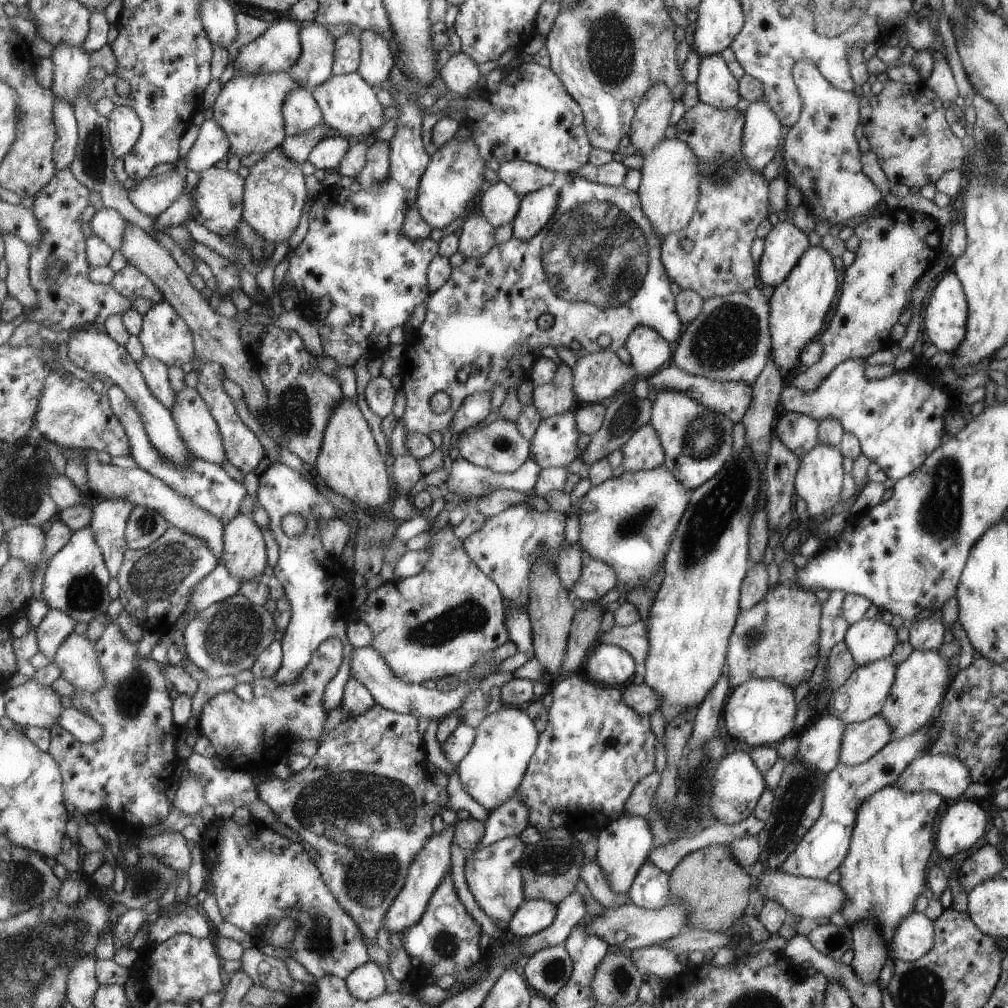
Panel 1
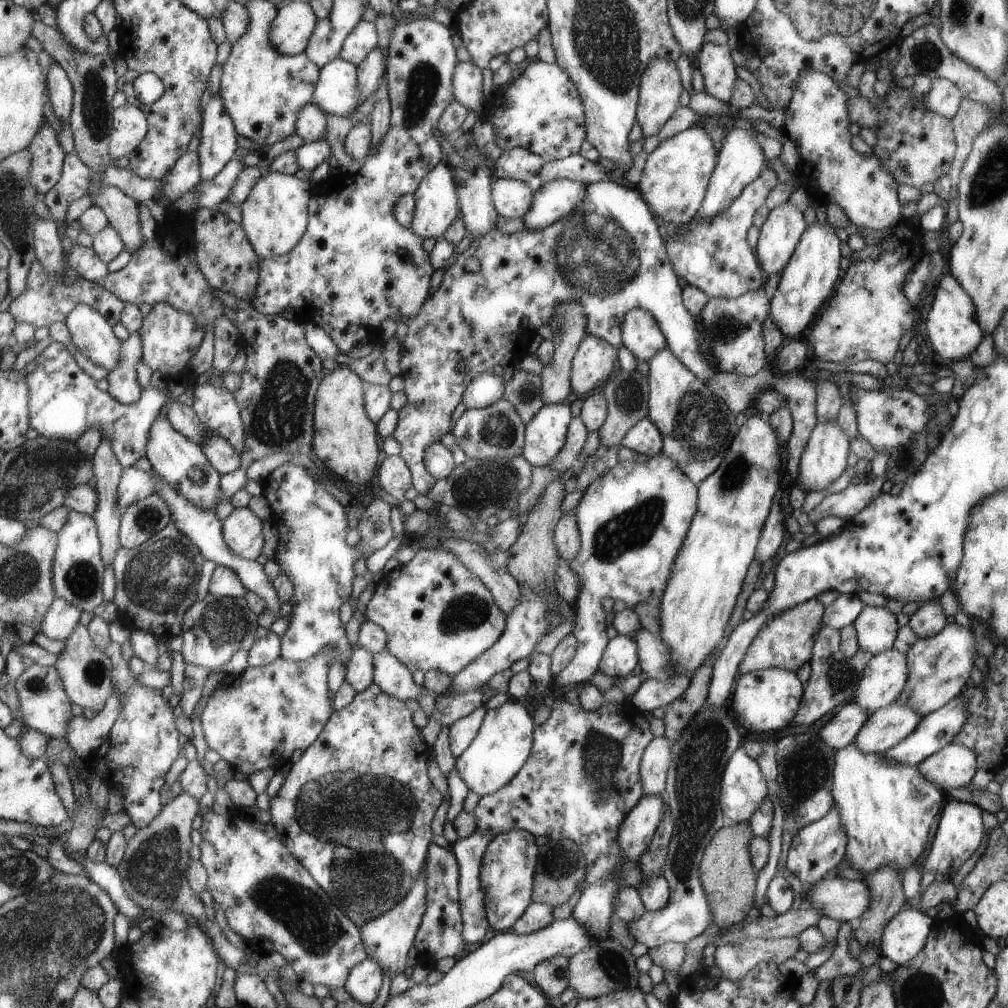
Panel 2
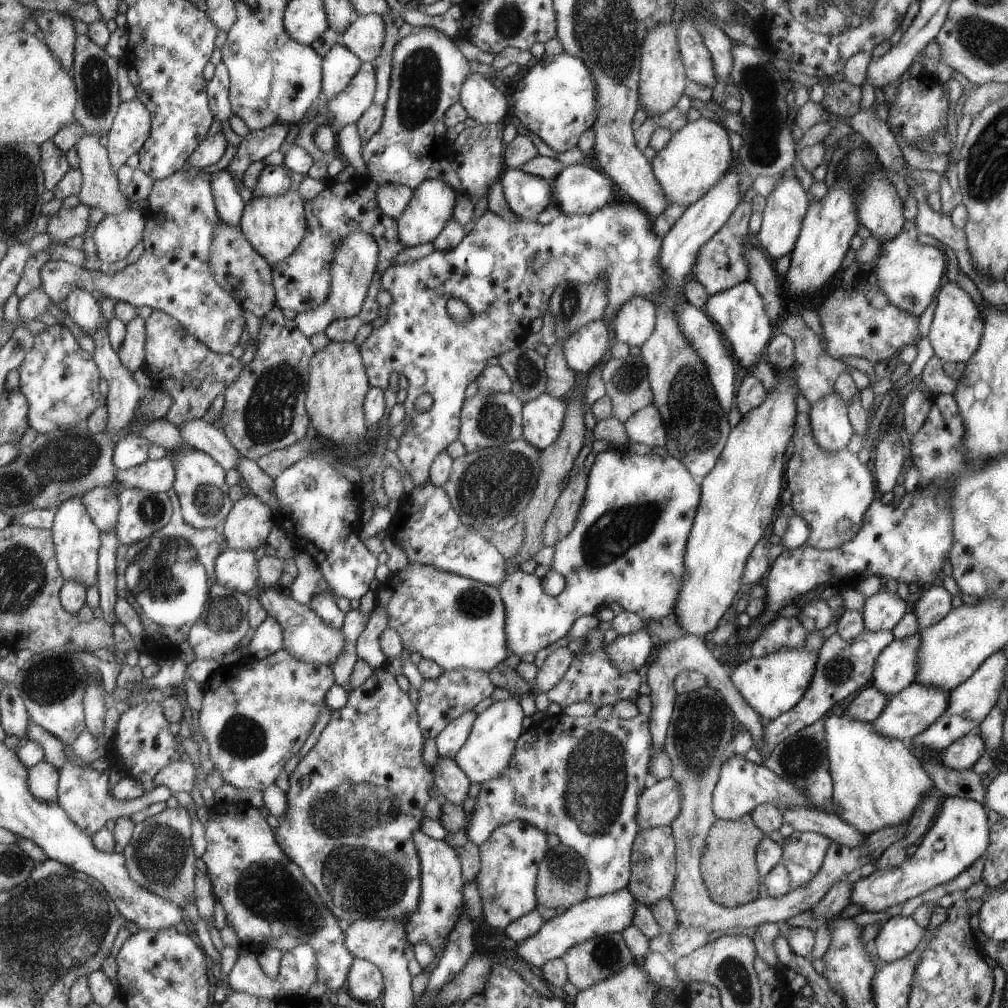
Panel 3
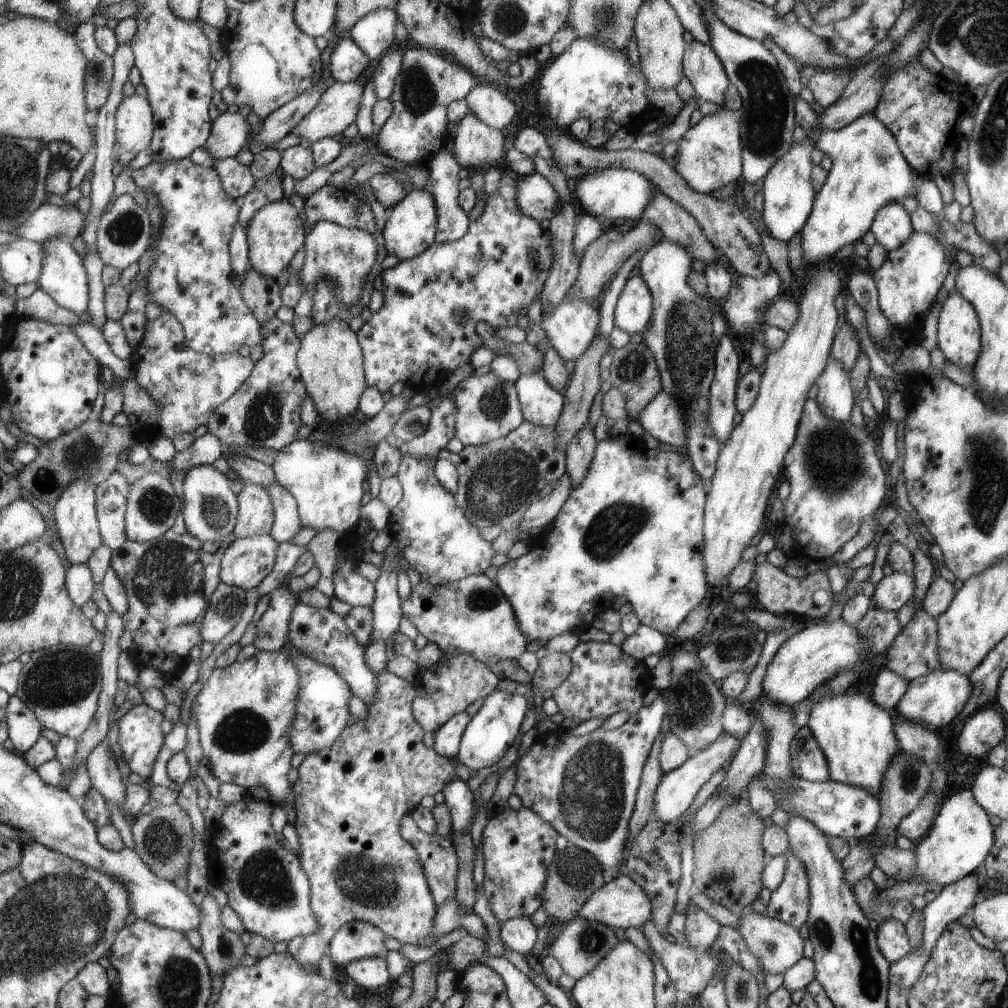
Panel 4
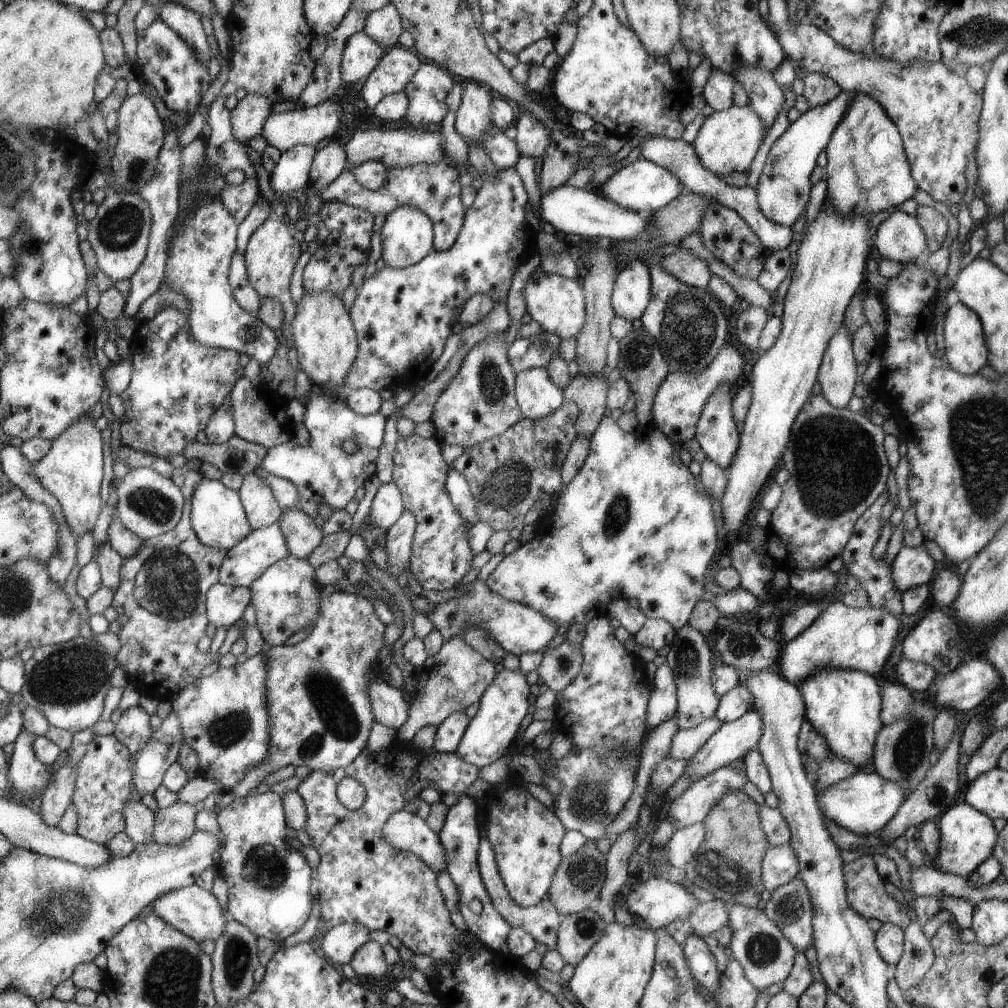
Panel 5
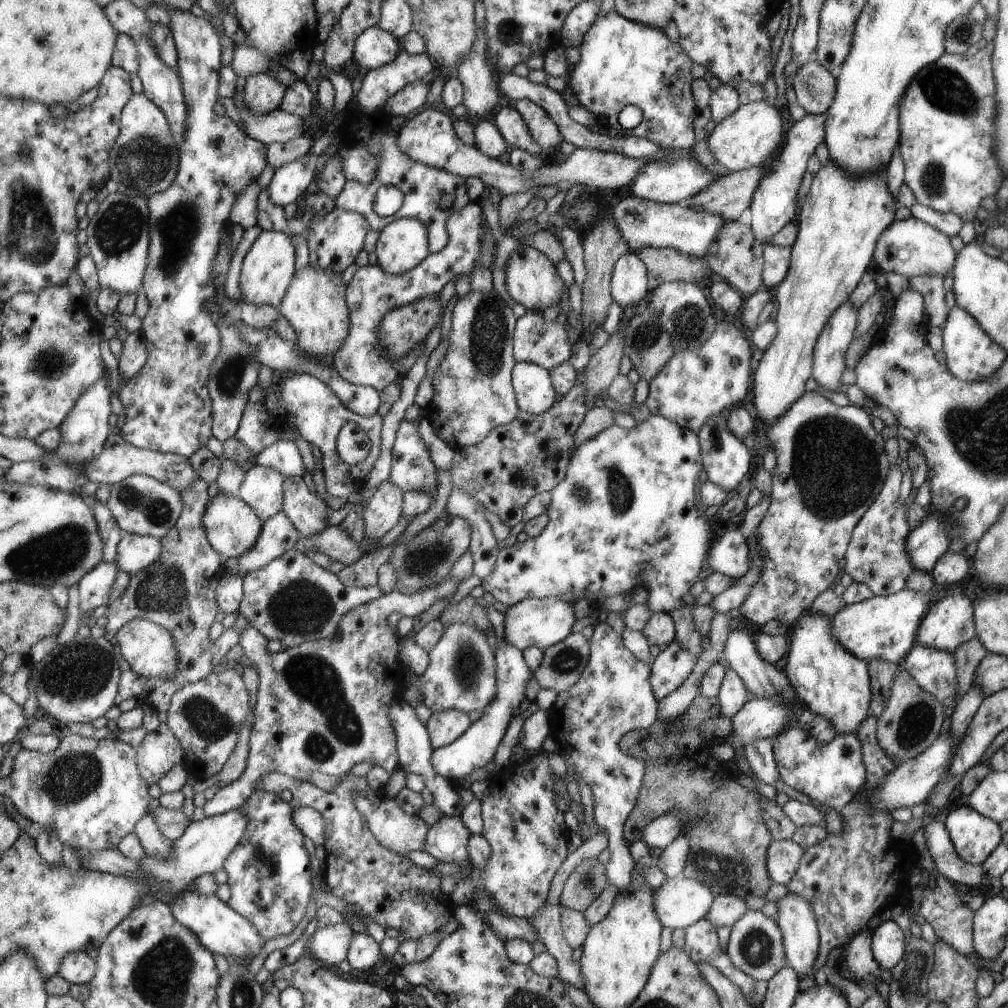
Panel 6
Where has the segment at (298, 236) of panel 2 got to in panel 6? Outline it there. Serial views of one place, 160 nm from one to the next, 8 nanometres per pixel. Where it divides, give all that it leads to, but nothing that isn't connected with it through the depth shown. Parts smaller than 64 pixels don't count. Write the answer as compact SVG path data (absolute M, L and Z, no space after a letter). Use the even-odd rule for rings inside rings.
M264 230L243 262L238 301L279 307L286 299L296 272L296 248L286 232Z

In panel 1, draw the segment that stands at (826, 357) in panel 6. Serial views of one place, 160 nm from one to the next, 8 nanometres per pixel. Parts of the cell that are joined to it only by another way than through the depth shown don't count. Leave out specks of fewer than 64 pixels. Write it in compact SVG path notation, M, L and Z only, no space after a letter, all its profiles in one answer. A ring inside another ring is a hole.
M818 443L799 460L794 476L794 494L805 501L806 513L813 520L819 514L825 514L827 510L831 510L833 504L839 500L841 480L843 480L843 470L841 470L843 458L838 447Z

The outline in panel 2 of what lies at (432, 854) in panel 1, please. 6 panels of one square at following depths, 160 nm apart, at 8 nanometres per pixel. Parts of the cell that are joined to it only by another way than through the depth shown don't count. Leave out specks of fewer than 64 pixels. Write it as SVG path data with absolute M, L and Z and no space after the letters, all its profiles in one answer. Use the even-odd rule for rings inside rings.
M423 869L414 886L411 887L410 894L401 903L360 927L363 942L366 944L371 958L383 965L388 970L389 976L403 972L407 966L407 954L414 947L415 933L426 908L425 880L426 874Z

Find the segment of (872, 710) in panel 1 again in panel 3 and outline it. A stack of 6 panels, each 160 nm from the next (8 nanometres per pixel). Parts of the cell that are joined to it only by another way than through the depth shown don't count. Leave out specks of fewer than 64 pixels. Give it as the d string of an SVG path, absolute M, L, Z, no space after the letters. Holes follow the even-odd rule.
M921 628L905 638L894 639L875 658L870 684L890 698L915 682L919 668L918 652L922 648Z

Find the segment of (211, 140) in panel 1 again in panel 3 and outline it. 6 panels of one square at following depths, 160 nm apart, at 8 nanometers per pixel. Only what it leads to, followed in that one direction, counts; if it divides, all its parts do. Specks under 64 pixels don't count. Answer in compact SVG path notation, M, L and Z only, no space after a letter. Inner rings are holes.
M223 63L216 66L216 73L209 81L209 97L211 98L211 110L220 122L227 122L234 115L230 102L230 90L232 80L229 68ZM225 169L213 173L212 176L215 176L215 204L218 205L222 221L227 222L229 226L241 228L247 202L241 198L235 178Z

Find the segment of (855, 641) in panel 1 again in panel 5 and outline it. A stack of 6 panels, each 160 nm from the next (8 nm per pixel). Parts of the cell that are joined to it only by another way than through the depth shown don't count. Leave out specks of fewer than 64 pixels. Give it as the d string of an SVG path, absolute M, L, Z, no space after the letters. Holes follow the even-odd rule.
M924 543L918 547L902 547L891 561L891 578L899 593L921 585L929 585L935 562L927 555Z

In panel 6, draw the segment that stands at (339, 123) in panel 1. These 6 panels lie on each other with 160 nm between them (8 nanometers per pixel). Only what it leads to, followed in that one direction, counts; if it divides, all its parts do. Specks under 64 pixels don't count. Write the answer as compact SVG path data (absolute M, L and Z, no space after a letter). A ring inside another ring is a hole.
M373 26L357 38L353 59L358 67L369 70L380 68L396 60L403 50L402 46L402 40L393 32Z

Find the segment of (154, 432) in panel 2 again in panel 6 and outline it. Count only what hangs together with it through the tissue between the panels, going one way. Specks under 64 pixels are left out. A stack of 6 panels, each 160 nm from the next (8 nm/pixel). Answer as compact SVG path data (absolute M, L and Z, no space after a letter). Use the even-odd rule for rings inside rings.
M228 493L218 494L210 500L205 518L203 518L207 537L224 562L229 558L241 558L241 556L249 554L251 548L255 548L255 544L259 542L259 538L263 534L264 524L262 518L247 502L238 498L236 494L229 495Z

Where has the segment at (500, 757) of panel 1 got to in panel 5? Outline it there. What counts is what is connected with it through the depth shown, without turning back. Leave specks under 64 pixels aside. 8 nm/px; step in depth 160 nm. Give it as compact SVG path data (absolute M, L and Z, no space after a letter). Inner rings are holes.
M503 668L497 672L493 682L478 700L478 709L463 732L455 754L478 769L501 757L501 754L508 750L507 746L519 728L521 718L529 712L527 698L529 698L529 686L525 684L525 676L521 670L510 672Z

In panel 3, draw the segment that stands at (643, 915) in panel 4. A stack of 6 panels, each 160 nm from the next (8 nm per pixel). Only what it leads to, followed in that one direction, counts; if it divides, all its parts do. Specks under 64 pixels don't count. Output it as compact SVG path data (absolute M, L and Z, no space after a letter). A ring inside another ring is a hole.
M627 888L602 896L585 898L573 907L565 909L562 914L547 920L530 939L516 944L515 954L519 958L523 958L531 967L541 968L543 964L547 963L547 960L561 957L563 952L570 951L575 944L583 943L583 940L591 939L591 936L621 933L622 930L633 924L635 908L637 907L637 898Z

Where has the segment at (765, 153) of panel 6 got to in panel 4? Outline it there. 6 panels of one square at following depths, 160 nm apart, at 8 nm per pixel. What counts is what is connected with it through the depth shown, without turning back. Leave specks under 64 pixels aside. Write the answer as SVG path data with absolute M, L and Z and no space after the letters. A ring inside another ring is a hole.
M723 108L720 112L703 116L678 138L677 143L674 158L670 159L671 166L691 190L707 194L741 178L738 113Z

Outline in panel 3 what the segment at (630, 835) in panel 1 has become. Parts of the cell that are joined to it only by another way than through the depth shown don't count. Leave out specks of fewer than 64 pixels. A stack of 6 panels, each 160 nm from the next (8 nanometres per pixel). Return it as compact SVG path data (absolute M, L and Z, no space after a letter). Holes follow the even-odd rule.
M657 780L638 800L639 828L671 825L682 810L682 788L677 780Z

